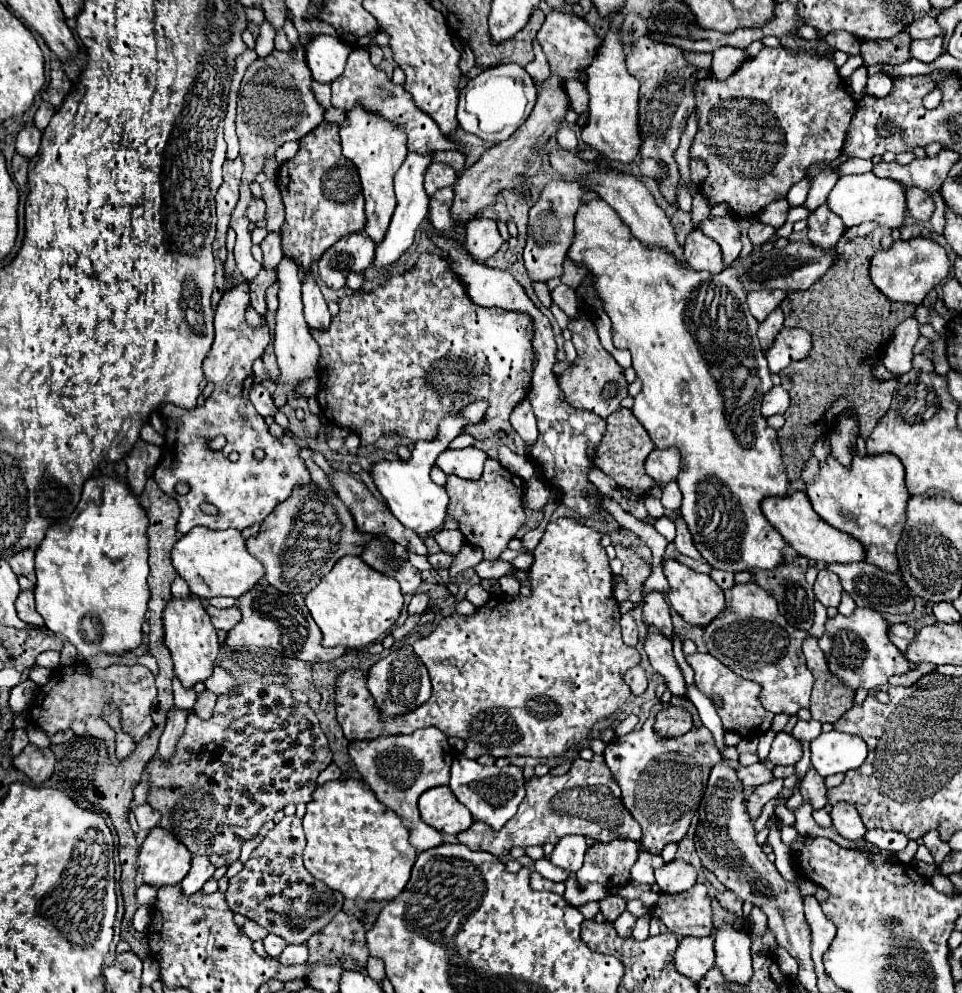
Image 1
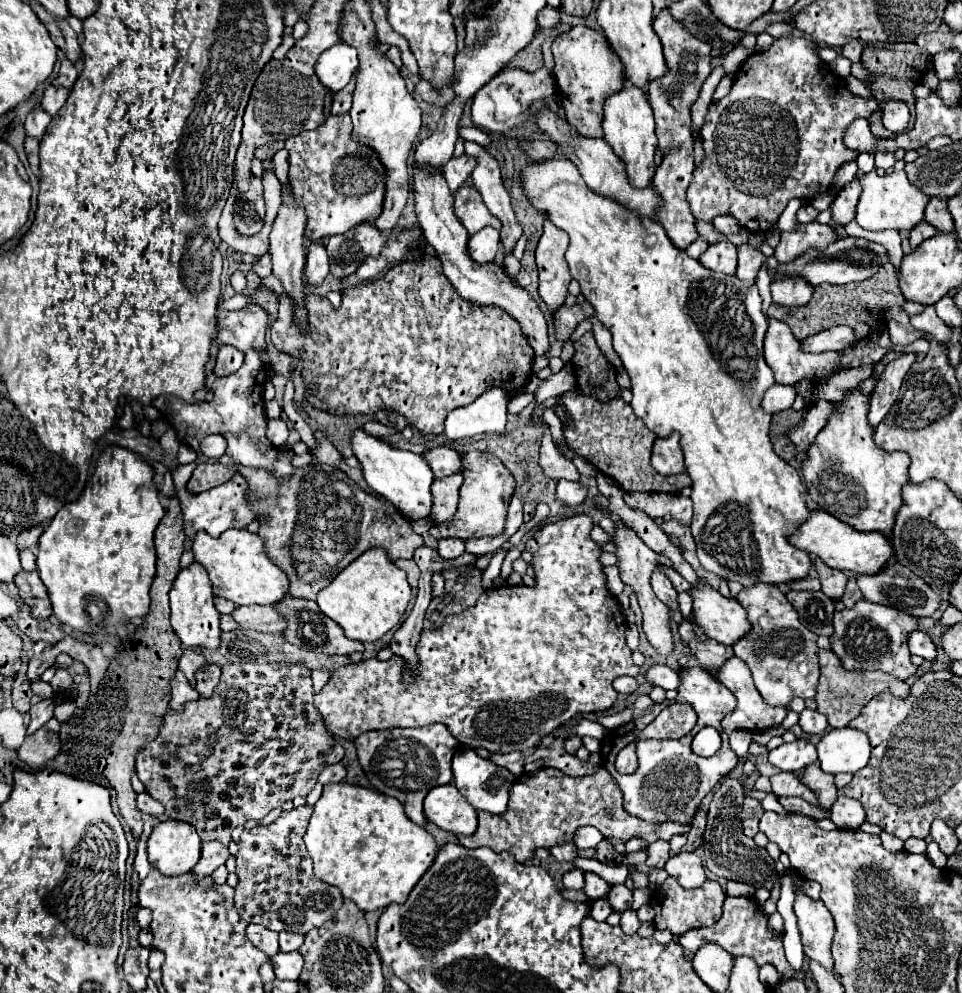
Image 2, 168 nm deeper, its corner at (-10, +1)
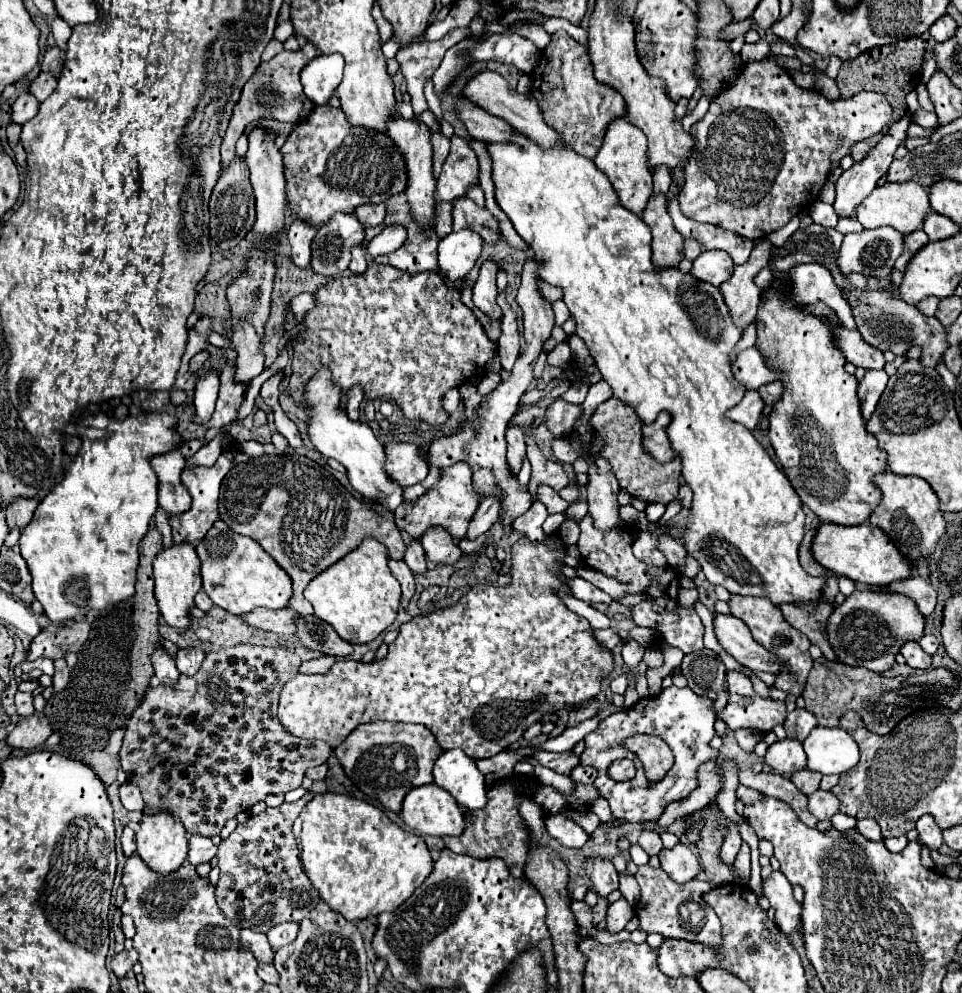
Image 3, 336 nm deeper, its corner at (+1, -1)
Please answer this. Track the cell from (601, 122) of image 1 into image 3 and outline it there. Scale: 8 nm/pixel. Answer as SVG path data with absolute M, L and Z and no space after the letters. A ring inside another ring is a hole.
M619 118L609 124L603 146L599 154L595 156L597 168L609 178L613 190L617 192L619 204L627 208L629 212L641 216L641 212L647 206L647 200L651 196L653 180L651 180L651 170L647 166L647 140L639 128L629 124L625 118Z

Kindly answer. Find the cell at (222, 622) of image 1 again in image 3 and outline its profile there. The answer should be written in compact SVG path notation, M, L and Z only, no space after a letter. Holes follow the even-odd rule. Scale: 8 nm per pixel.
M257 608L257 610L243 616L243 620L255 628L269 630L275 634L287 634L287 636L297 632L297 626L295 626L297 618L299 618L299 614L291 608L281 608L281 610Z

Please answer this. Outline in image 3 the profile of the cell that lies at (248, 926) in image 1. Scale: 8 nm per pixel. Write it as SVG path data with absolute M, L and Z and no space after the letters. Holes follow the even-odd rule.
M241 930L241 944L243 948L251 950L259 962L265 962L265 964L273 962L273 950L265 934L253 932L253 930Z

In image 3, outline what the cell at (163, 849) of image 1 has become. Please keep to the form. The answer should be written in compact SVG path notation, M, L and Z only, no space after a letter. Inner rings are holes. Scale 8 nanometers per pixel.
M169 812L145 814L135 842L141 860L159 874L175 872L187 858L185 828Z

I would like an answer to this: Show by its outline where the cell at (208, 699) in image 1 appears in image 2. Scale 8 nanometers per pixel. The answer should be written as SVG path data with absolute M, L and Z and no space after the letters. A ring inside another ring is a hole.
M210 664L196 674L196 690L202 698L210 698L218 682L220 682L220 668L216 664Z

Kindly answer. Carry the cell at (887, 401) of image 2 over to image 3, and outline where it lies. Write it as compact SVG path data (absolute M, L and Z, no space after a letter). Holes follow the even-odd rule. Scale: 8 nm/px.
M869 370L861 380L859 380L859 388L857 388L857 396L859 396L859 404L861 404L861 416L863 420L869 420L885 386L887 386L889 376L885 374L885 370Z

